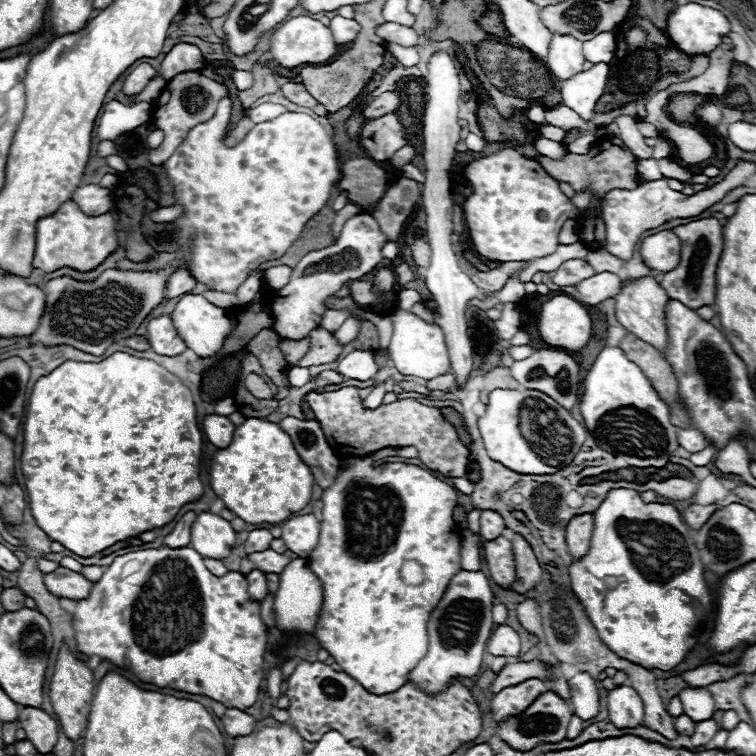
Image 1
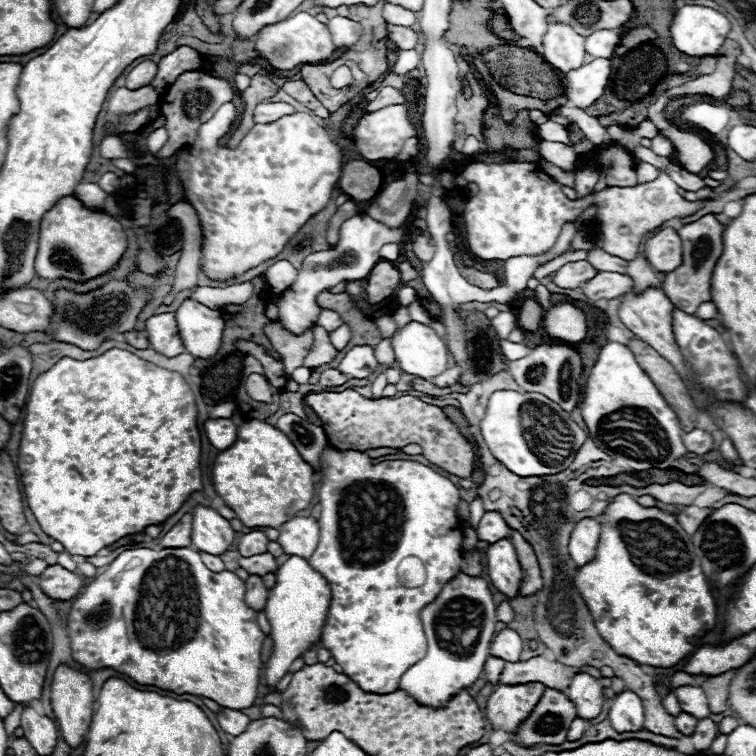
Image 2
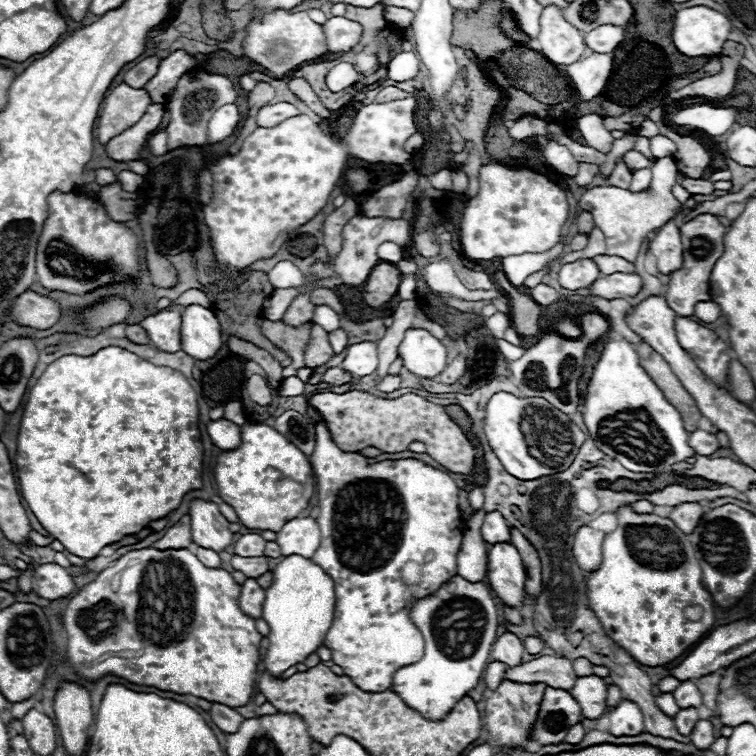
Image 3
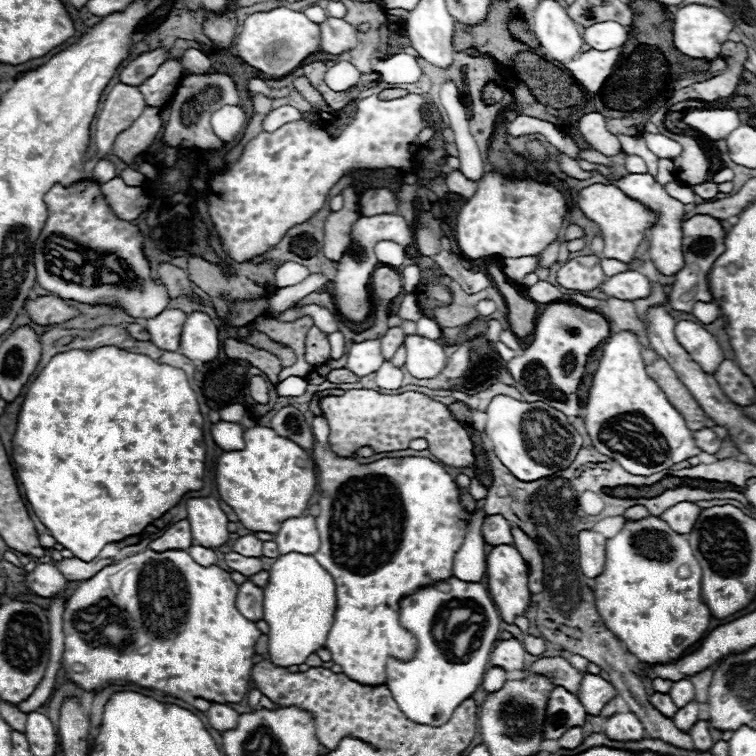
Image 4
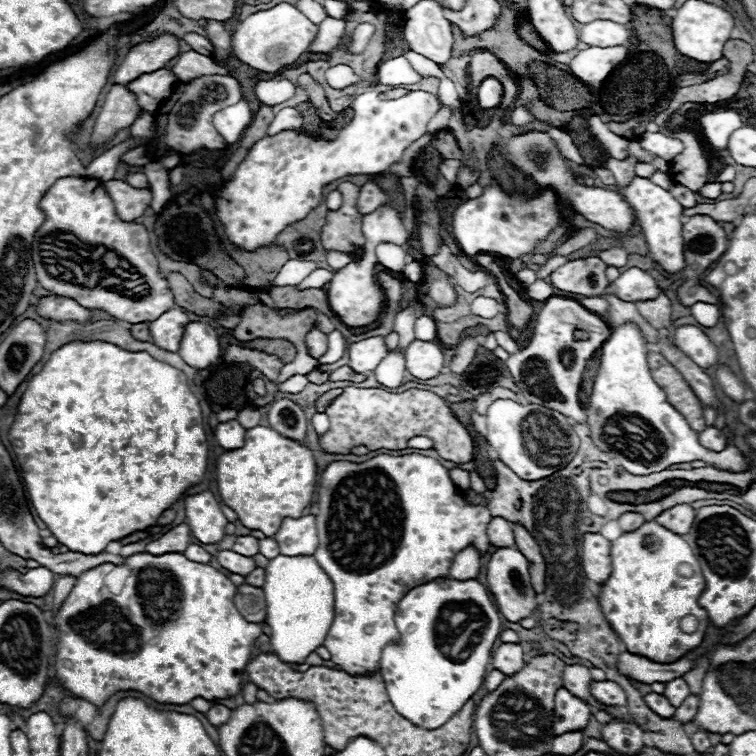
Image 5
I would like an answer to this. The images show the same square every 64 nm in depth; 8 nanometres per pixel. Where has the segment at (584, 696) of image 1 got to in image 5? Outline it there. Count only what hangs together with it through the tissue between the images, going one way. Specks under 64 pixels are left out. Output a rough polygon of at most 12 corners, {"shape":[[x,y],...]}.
{"shape":[[610,680],[592,682],[592,696],[608,706],[628,704],[626,692]]}

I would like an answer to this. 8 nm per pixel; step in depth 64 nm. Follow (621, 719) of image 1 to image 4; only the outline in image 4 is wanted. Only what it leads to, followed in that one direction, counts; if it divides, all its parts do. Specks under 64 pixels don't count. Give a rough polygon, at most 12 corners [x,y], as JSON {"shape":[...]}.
{"shape":[[632,712],[610,716],[604,734],[616,742],[646,736]]}

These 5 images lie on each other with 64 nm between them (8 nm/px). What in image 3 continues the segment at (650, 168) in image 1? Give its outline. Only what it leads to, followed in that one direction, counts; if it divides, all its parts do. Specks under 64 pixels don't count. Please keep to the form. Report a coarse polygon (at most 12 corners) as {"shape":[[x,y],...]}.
{"shape":[[650,168],[632,174],[628,190],[642,192],[652,184]]}

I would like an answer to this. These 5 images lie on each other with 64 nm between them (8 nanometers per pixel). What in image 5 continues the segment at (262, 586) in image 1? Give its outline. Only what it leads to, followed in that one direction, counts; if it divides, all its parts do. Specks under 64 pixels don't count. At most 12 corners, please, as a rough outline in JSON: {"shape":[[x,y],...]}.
{"shape":[[238,586],[234,606],[246,622],[266,618],[262,588]]}

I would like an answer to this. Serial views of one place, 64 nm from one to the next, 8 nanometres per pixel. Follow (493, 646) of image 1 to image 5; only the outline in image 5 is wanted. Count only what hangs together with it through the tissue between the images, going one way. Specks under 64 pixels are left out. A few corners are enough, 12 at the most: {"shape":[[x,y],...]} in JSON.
{"shape":[[500,644],[492,654],[492,668],[516,674],[524,666],[520,644]]}

